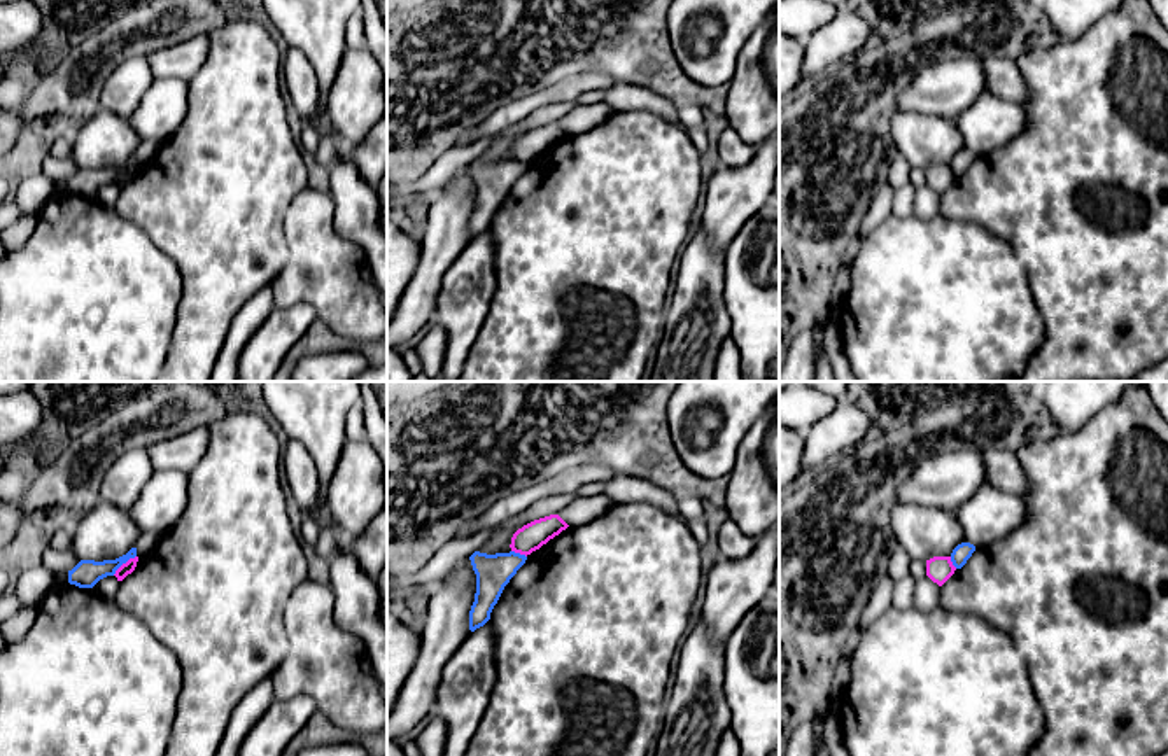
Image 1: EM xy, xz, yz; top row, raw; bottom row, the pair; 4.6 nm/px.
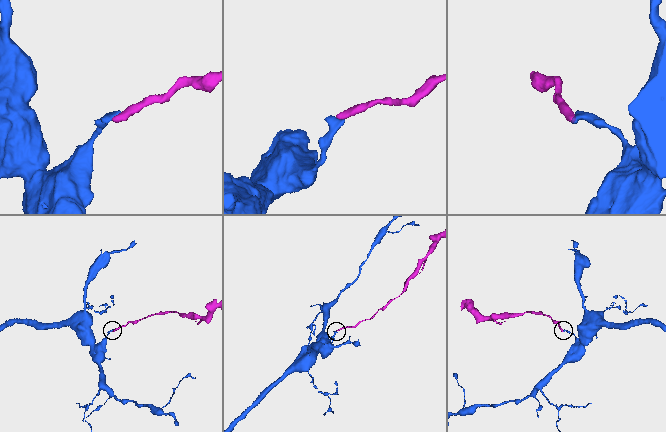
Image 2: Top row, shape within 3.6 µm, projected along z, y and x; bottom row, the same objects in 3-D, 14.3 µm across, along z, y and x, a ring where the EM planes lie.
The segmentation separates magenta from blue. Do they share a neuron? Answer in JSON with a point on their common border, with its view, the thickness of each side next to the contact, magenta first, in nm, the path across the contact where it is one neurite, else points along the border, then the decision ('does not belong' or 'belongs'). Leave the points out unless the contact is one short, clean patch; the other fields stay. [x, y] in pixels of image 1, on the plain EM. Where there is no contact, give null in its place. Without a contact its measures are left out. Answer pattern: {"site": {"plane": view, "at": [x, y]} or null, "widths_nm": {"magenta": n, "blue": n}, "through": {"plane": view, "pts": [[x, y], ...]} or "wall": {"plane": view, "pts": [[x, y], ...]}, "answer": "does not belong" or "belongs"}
{"site": {"plane": "xy", "at": [123, 172]}, "widths_nm": {"magenta": 60, "blue": 120}, "wall": {"plane": "xy", "pts": [[135, 163], [112, 182]]}, "answer": "does not belong"}

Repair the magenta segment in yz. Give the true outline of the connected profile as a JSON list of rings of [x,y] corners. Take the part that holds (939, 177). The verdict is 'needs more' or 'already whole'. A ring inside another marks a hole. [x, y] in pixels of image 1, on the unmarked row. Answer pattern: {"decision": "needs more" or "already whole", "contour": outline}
{"decision": "already whole", "contour": [[[933,164],[926,168],[926,184],[942,194],[953,182],[956,175],[951,170],[951,164]]]}

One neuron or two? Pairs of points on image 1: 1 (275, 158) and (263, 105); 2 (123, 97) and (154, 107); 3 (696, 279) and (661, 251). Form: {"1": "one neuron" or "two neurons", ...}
{"1": "one neuron", "2": "two neurons", "3": "two neurons"}

